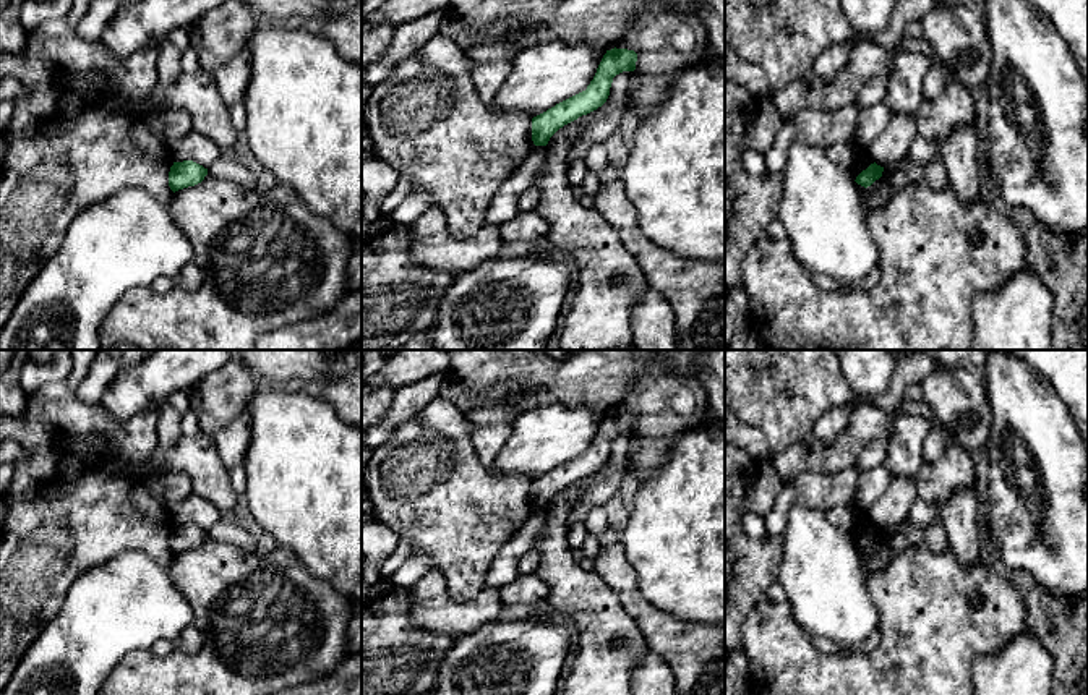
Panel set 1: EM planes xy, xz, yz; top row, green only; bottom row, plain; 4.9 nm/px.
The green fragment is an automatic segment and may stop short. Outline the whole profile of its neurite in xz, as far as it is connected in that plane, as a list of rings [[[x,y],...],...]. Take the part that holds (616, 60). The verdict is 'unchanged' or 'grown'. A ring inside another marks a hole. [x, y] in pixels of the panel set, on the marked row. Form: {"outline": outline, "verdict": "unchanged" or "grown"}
{"outline": [[[616,47],[606,50],[585,91],[532,118],[533,144],[546,146],[559,128],[602,107],[610,96],[613,78],[623,71],[634,71],[636,62],[637,53],[634,50]]], "verdict": "unchanged"}

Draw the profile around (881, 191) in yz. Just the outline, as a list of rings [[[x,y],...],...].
[[[885,172],[871,186],[864,188],[858,185],[863,206],[869,209],[879,209],[885,206],[898,191],[897,186],[890,183]]]

